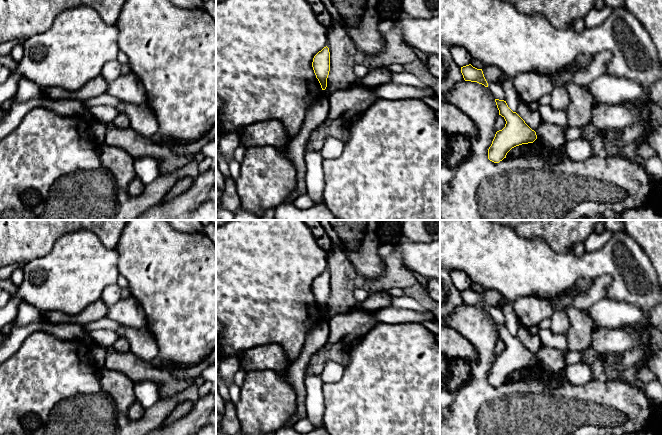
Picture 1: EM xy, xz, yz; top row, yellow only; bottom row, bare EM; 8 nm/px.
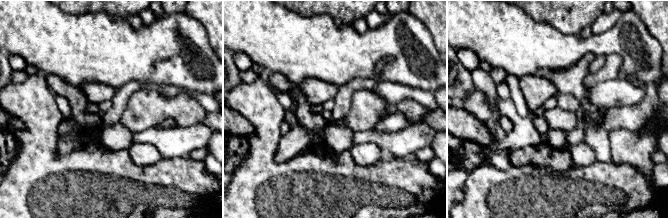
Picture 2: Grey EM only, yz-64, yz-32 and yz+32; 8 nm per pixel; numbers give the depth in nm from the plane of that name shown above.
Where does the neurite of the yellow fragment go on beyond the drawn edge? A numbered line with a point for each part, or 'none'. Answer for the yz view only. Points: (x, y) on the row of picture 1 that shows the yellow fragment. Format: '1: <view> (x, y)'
none

